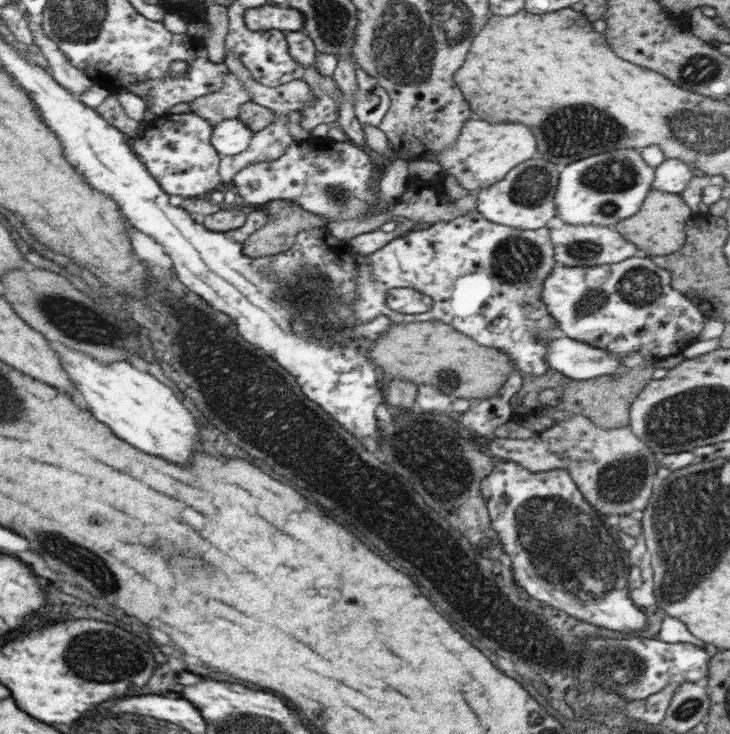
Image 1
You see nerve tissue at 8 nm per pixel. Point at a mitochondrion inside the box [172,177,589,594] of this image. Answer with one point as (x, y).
(306, 295)

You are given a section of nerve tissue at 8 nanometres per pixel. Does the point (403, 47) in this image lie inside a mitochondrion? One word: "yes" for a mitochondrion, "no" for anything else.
yes

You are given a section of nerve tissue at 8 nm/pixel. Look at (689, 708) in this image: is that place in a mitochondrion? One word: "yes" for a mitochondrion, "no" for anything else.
yes

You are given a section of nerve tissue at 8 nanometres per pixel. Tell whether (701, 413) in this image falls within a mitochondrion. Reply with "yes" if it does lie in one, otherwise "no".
yes

